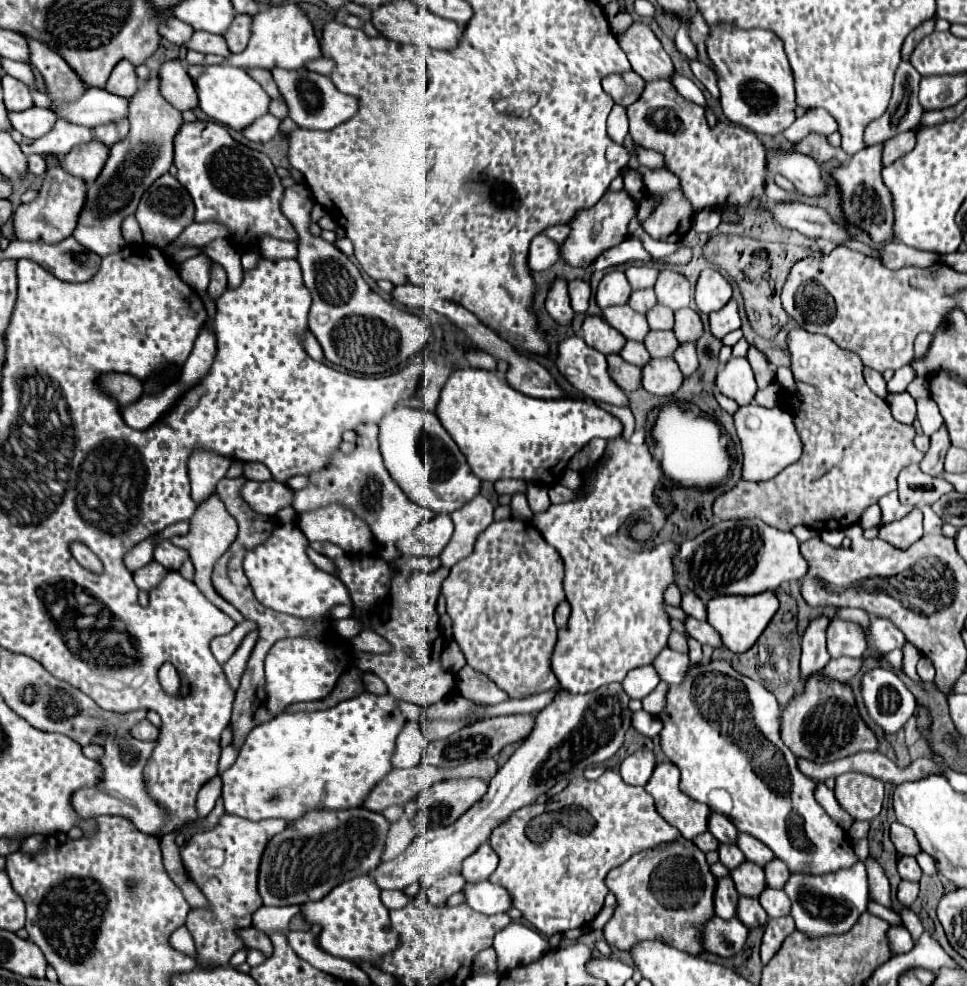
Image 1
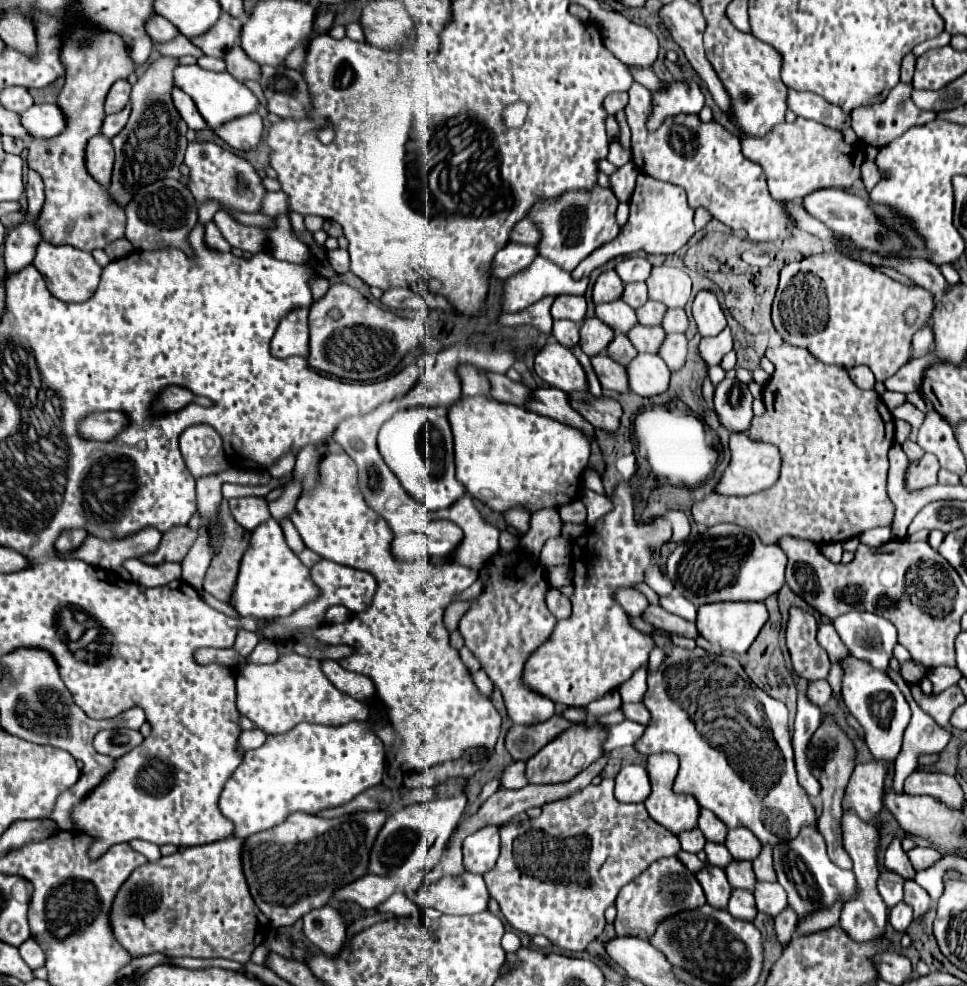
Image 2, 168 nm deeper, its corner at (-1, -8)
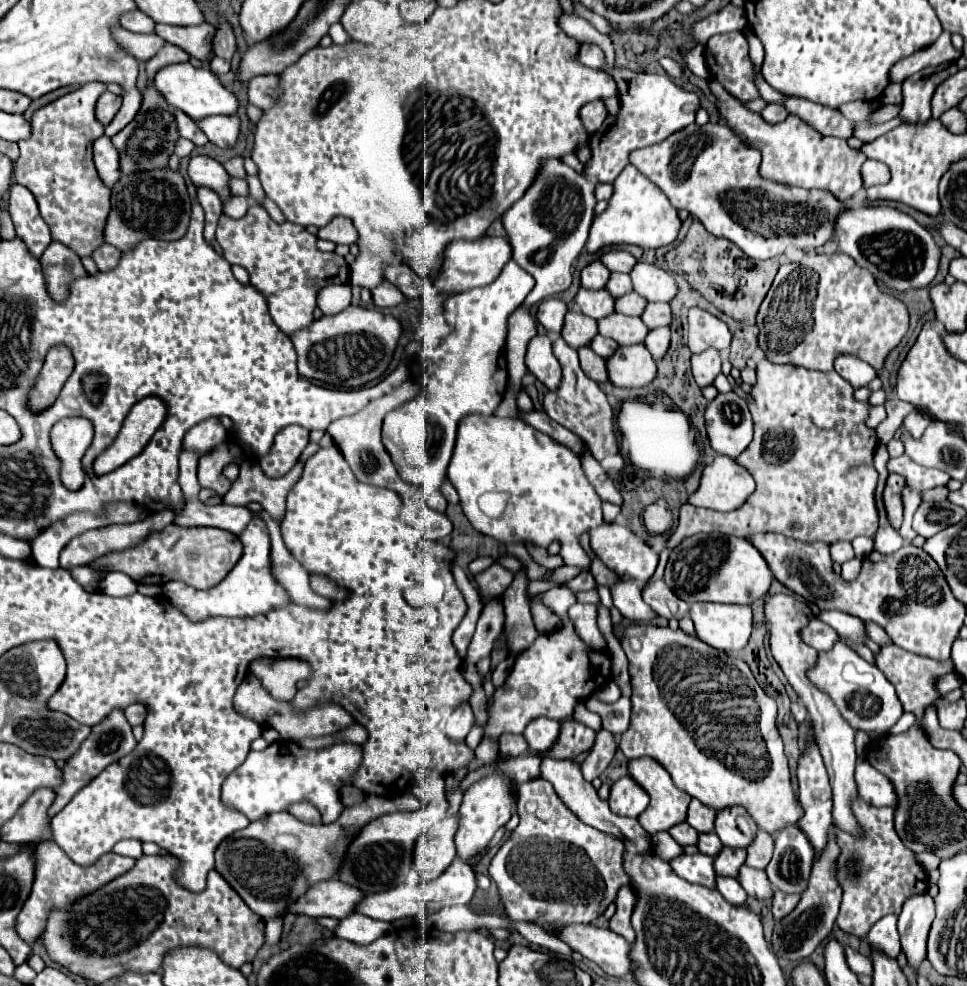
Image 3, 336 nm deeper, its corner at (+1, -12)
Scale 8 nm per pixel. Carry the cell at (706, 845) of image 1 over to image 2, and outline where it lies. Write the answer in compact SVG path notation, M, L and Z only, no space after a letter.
M700 829L682 831L682 833L678 833L676 837L678 837L682 849L684 849L684 851L690 851L690 853L698 853L698 851L702 851L704 845L706 845L706 837L702 837Z

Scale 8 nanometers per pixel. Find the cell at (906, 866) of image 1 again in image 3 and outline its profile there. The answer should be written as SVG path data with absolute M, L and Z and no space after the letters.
M920 893L908 897L898 917L898 933L900 933L902 949L908 957L908 963L914 969L926 957L926 939L934 915L936 913L934 913L932 897L928 893Z

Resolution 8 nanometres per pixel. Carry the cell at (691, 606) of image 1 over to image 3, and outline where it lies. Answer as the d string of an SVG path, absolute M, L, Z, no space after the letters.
M656 579L652 581L644 591L642 591L642 597L644 601L660 615L660 617L666 617L666 619L682 619L690 613L690 605L680 601L666 585L662 579Z

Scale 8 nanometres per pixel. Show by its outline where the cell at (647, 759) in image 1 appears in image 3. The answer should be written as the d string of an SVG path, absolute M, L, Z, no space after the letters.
M626 775L612 785L608 805L616 815L638 817L648 807L648 801L650 801L648 793L634 779Z

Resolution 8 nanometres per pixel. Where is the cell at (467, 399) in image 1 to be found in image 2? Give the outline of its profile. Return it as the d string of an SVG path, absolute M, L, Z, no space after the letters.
M462 397L450 411L448 419L454 433L456 451L456 479L464 489L488 505L496 513L504 513L512 507L524 507L528 513L540 509L560 509L574 499L582 489L582 473L590 457L590 441L574 427L562 425L550 417L518 409L514 405L502 405L490 397Z

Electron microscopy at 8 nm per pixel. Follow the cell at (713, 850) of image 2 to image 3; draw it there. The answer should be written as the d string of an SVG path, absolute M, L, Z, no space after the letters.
M702 833L696 847L700 849L700 853L710 855L710 857L716 857L716 853L720 853L720 849L722 849L722 843L716 837L716 833Z

